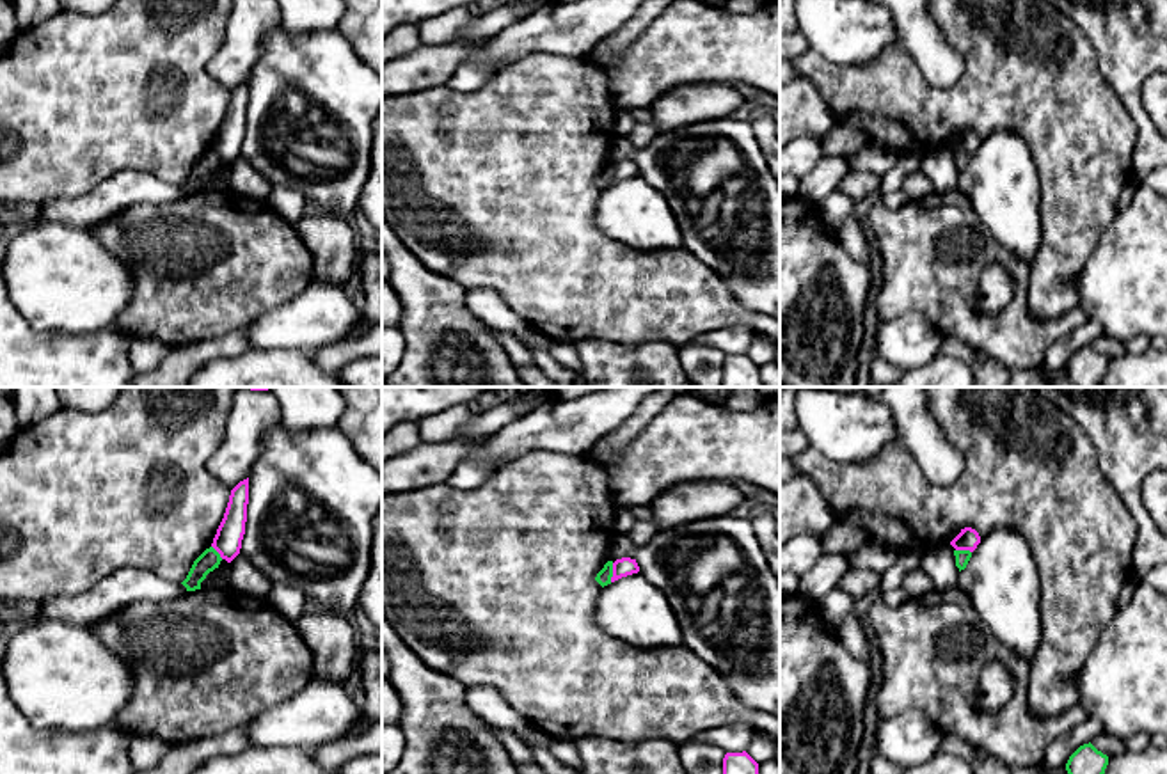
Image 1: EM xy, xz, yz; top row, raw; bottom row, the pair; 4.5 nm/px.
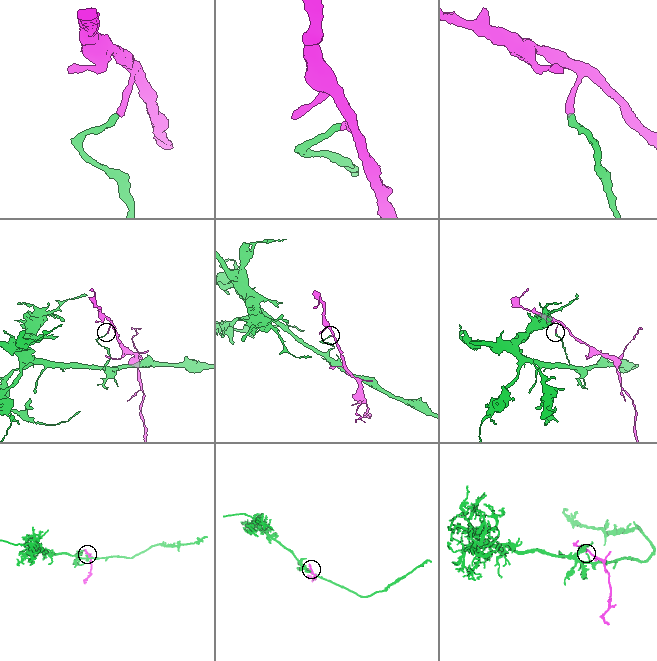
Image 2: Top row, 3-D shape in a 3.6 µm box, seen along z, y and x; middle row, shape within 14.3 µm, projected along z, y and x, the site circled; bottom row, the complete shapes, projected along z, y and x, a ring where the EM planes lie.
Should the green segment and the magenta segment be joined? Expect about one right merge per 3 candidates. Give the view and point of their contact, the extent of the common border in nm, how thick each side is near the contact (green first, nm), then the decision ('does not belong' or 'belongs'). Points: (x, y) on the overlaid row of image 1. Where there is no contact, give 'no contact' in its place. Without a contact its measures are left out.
xz (611, 572) | 90 nm | 70/90 nm | does not belong

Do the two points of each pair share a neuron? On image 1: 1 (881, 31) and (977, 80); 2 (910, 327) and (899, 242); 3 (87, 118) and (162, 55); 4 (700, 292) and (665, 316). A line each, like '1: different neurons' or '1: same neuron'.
1: different neurons
2: different neurons
3: same neuron
4: same neuron

